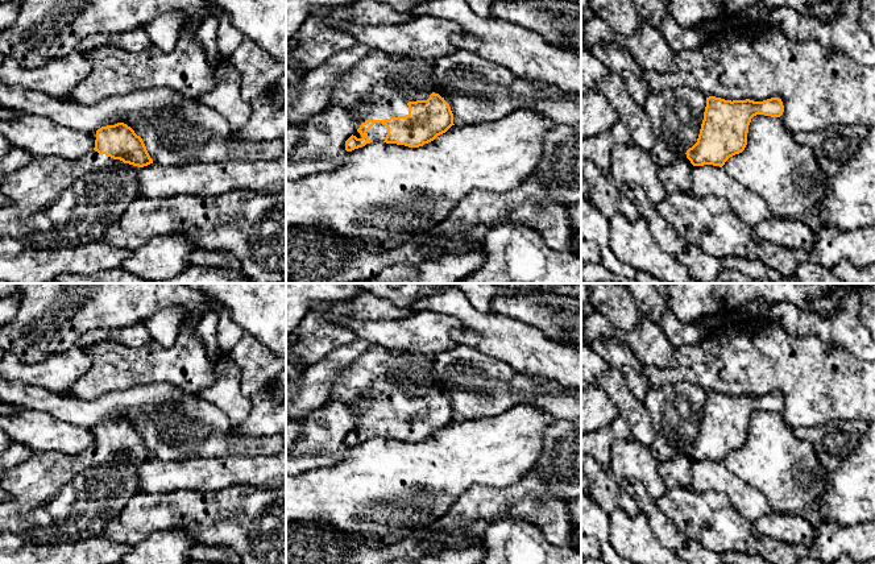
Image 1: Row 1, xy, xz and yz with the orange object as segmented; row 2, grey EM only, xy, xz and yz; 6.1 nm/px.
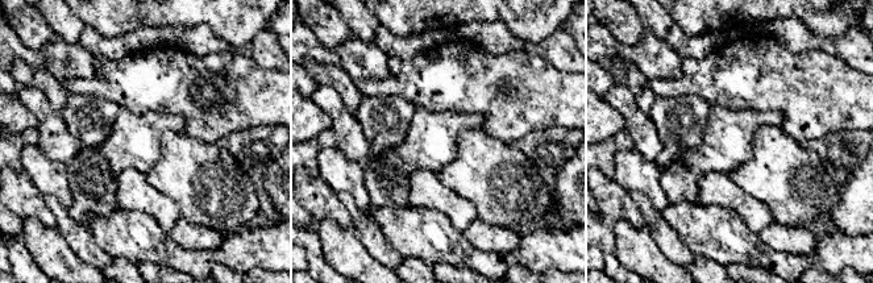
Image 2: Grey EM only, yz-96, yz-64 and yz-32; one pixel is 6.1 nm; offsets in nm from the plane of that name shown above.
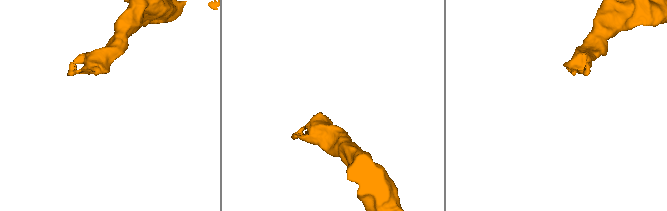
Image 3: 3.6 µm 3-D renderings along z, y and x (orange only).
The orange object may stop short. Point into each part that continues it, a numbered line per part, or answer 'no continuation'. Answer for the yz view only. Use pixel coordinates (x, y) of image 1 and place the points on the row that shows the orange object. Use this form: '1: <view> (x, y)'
1: yz (675, 175)

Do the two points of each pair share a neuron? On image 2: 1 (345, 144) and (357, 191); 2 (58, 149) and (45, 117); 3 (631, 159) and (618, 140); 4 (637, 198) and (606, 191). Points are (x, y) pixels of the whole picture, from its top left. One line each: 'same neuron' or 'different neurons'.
1: different neurons
2: same neuron
3: different neurons
4: different neurons

